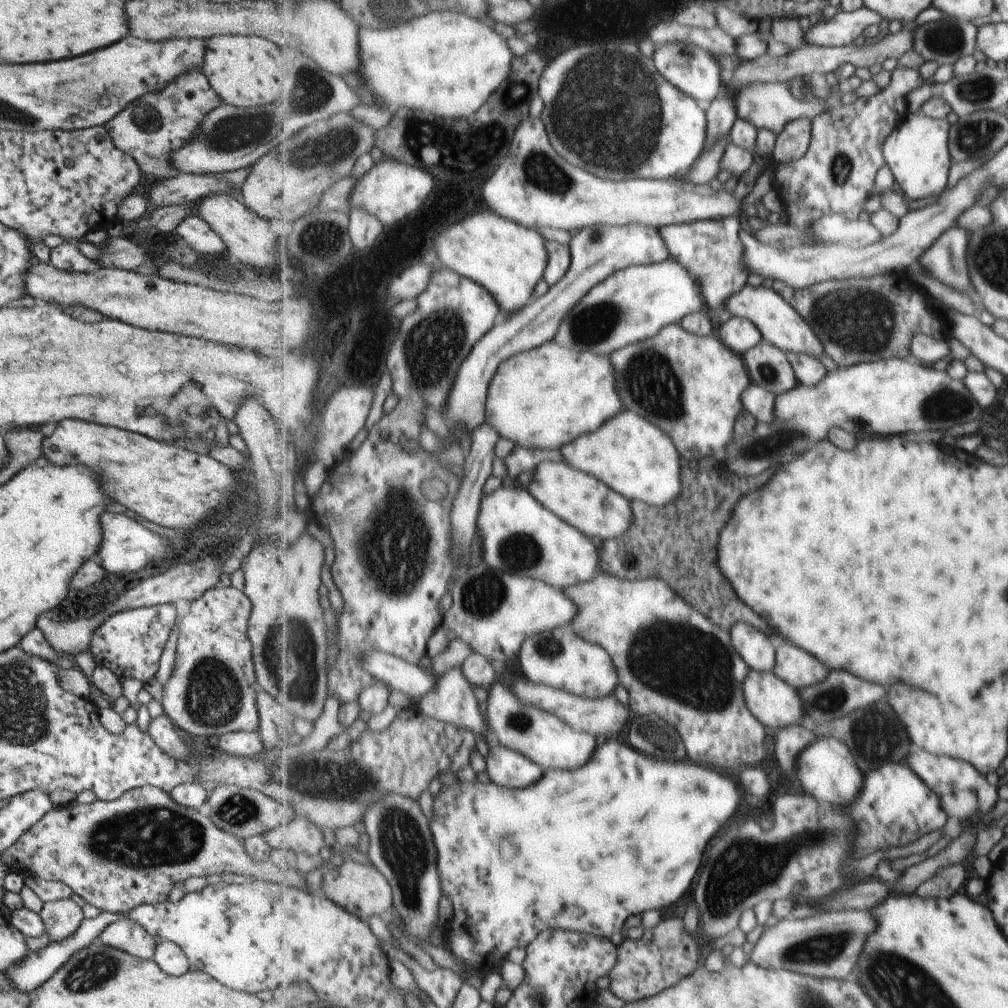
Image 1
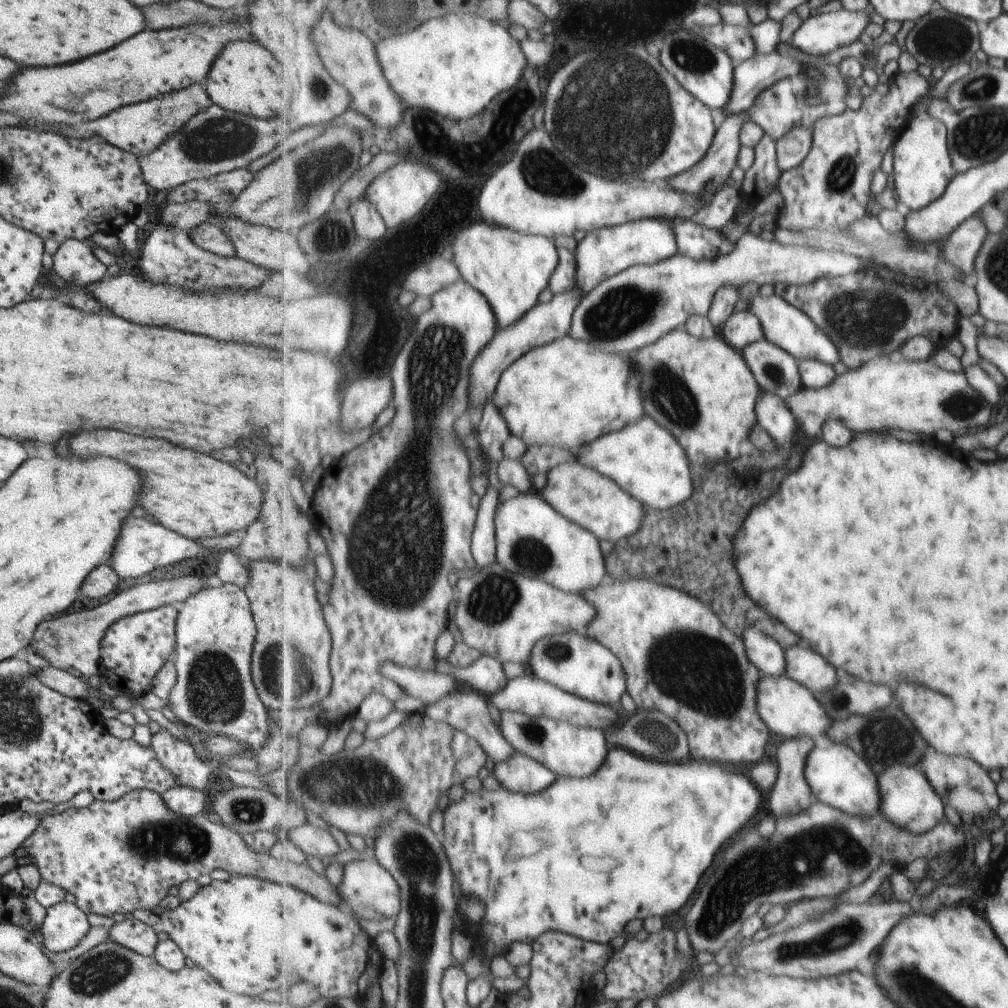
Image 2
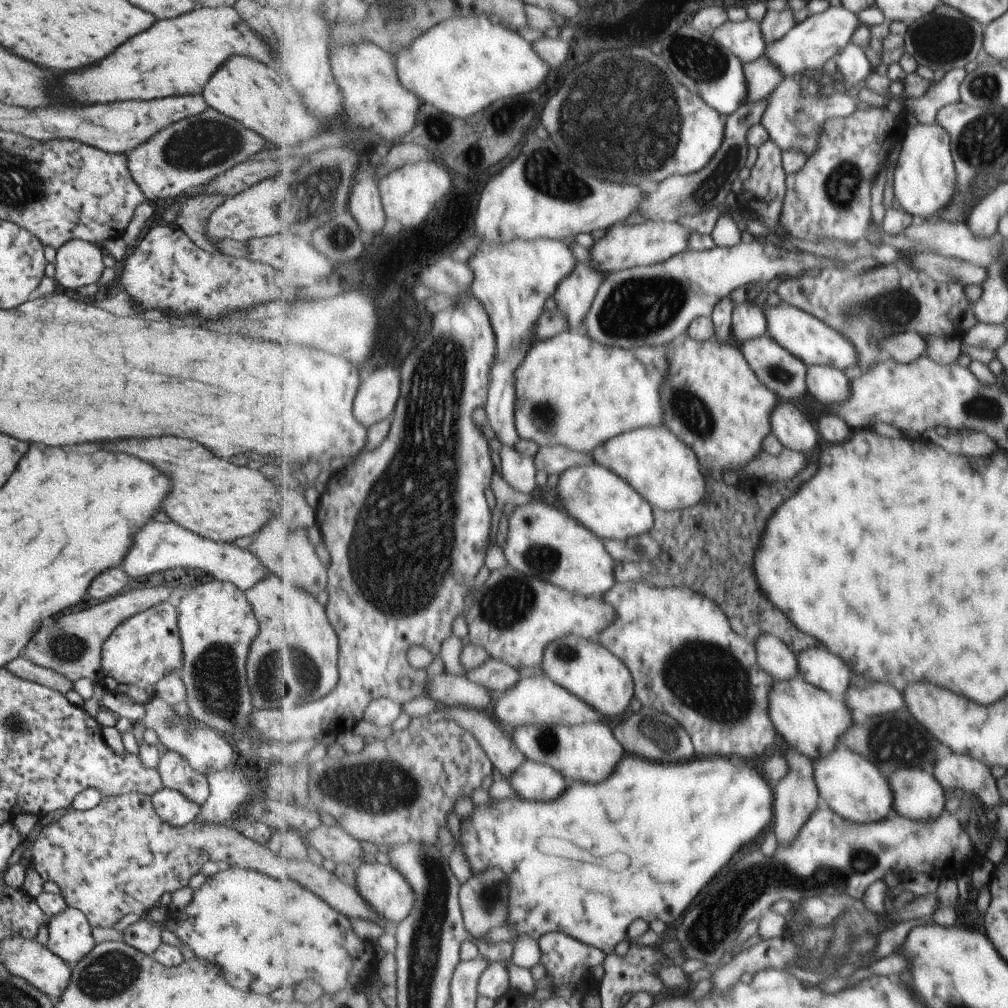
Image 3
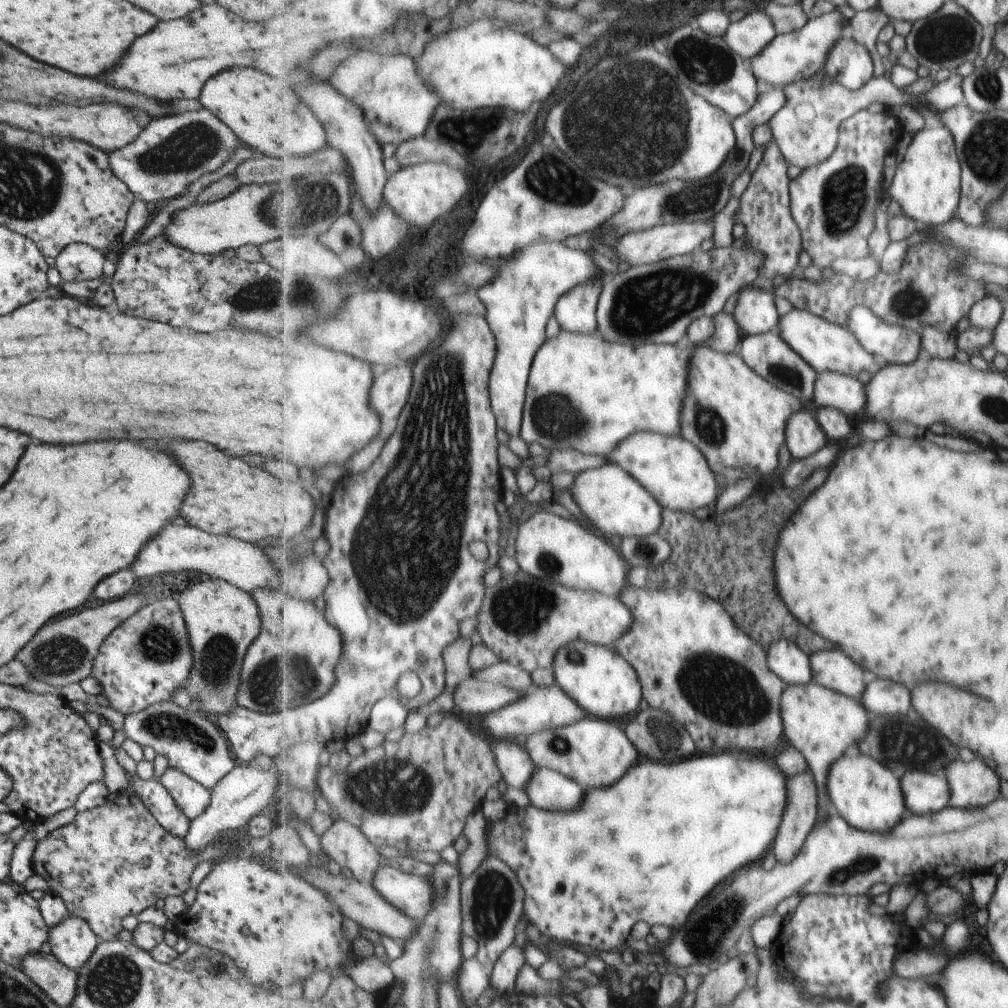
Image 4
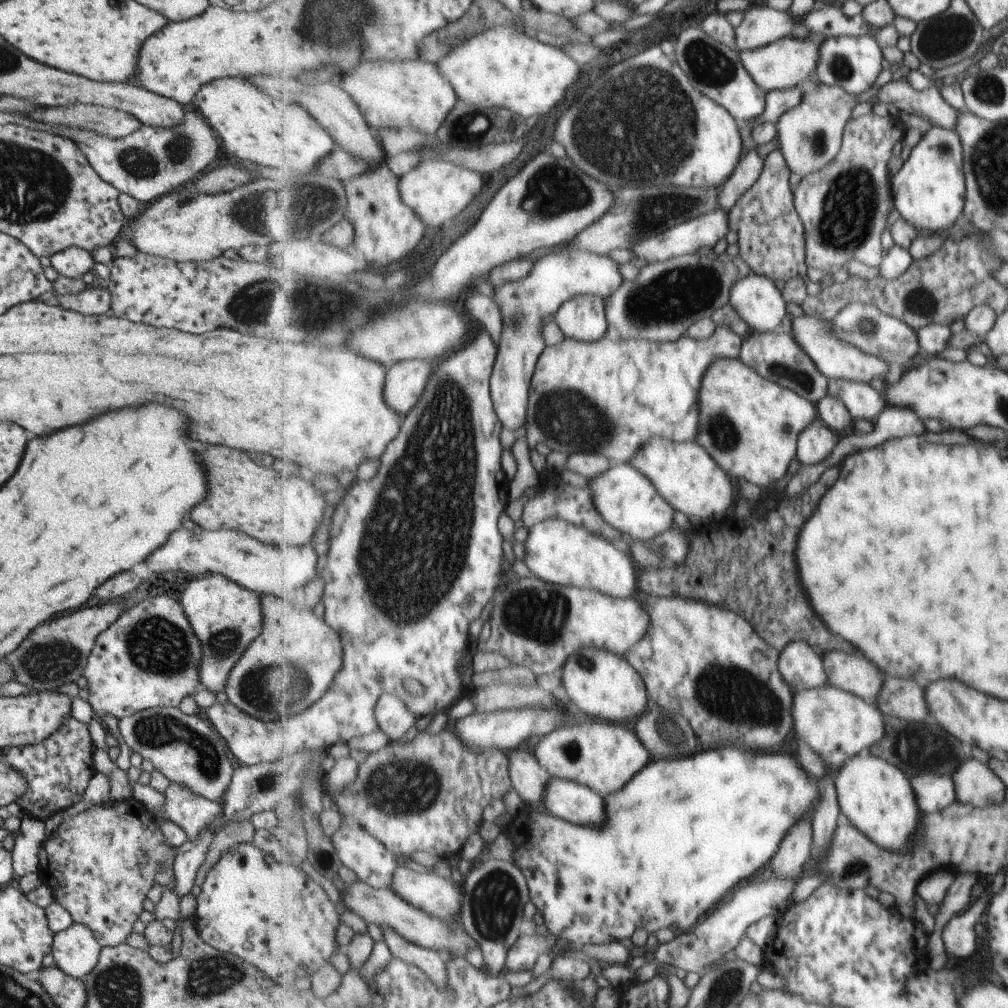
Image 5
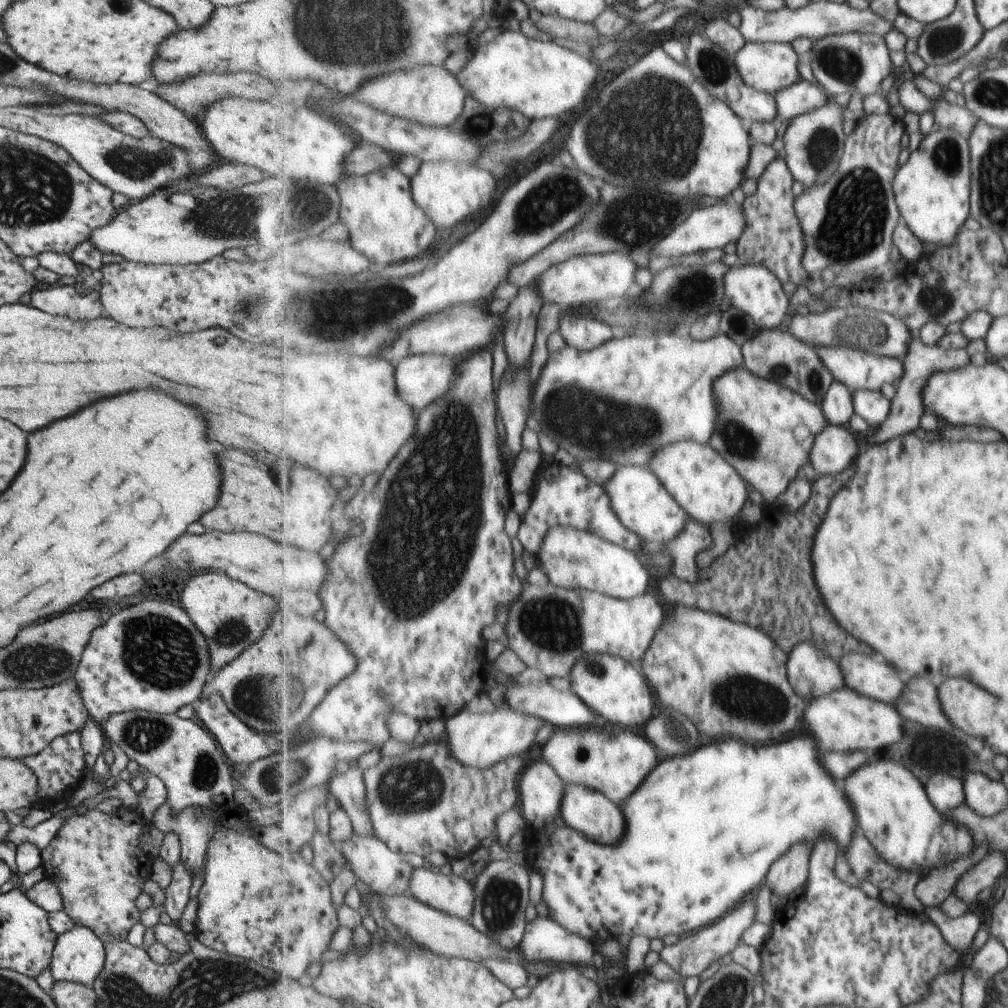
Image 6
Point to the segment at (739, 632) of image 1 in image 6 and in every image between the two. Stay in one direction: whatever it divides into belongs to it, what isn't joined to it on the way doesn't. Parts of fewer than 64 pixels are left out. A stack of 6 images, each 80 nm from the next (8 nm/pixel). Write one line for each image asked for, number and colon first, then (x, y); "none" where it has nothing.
2: (769, 656)
3: (778, 659)
4: (786, 659)
5: (802, 667)
6: (812, 672)

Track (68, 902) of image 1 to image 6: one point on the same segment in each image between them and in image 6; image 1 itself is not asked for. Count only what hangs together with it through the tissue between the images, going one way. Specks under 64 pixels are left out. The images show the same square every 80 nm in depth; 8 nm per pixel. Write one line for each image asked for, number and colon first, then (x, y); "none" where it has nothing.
2: (64, 925)
3: (69, 937)
4: (71, 942)
5: (74, 950)
6: (77, 956)

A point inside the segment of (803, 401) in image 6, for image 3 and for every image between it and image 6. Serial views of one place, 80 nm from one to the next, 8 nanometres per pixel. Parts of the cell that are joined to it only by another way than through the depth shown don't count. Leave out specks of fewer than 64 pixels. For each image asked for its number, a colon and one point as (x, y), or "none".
3: (716, 403)
4: (736, 418)
5: (749, 424)

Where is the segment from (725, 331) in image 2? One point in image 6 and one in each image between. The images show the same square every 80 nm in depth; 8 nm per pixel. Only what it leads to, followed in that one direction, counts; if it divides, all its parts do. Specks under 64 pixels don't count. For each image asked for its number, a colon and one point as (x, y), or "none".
3: (749, 322)
4: (756, 313)
5: (756, 298)
6: (755, 290)

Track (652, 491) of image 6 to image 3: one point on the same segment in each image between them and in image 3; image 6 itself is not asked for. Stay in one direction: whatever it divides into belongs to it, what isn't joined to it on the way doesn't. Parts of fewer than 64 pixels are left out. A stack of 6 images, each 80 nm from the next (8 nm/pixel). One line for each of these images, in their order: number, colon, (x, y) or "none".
3: (600, 499)
4: (615, 502)
5: (627, 499)

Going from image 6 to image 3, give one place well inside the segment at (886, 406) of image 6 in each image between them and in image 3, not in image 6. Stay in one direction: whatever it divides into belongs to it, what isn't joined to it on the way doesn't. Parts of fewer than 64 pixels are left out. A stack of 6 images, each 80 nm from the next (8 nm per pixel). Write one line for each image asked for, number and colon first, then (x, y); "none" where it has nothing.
3: (827, 384)
4: (841, 391)
5: (862, 401)

